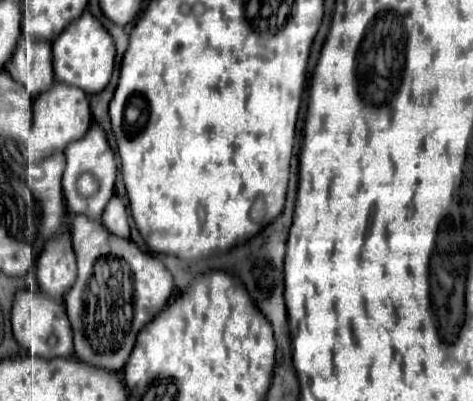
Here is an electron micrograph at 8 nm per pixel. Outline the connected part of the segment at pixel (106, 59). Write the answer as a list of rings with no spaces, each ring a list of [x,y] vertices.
[[[84,10],[52,40],[52,54],[54,54],[54,76],[58,82],[68,82],[72,86],[82,88],[88,94],[96,94],[108,86],[114,70],[116,48],[110,32],[90,10]]]

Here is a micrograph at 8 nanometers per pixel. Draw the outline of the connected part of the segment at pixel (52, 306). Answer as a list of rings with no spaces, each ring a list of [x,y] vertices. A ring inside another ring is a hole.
[[[22,288],[14,294],[10,322],[12,322],[12,332],[16,342],[22,348],[26,348],[30,354],[36,354],[42,358],[54,358],[54,356],[70,356],[74,352],[72,328],[70,328],[62,300],[50,300],[42,292],[30,292]]]

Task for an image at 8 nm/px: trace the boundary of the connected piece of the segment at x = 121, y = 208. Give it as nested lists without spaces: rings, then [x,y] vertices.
[[[114,194],[110,198],[110,202],[106,204],[104,214],[102,214],[102,222],[104,222],[104,226],[108,226],[108,230],[112,230],[112,234],[120,234],[122,238],[130,236],[126,206],[118,194]]]

